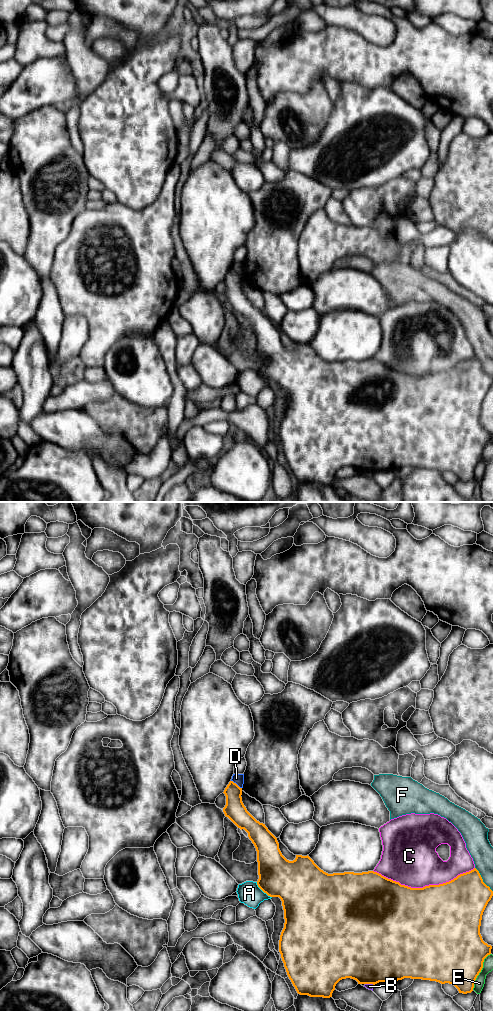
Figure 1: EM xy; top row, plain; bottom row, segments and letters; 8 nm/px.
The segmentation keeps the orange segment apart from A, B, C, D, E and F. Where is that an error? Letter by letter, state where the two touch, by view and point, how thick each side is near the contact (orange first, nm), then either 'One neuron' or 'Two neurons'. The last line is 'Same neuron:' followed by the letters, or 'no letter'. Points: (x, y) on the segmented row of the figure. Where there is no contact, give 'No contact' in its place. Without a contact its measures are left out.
A: Touches orange at xy (263, 891). Thickness 340 nm (orange) against 180 nm. Two neurons
B: Touches orange at xy (369, 983). Thickness 500 nm (orange) against 50 nm. Two neurons
C: Touches orange at xy (423, 887). Thickness 500 nm (orange) against 420 nm. Two neurons
D: Touches orange at xy (235, 783). Thickness 160 nm (orange) against 80 nm. Two neurons
E: Touches orange at xy (480, 971). Thickness 480 nm (orange) against 80 nm. Two neurons
F: Touches orange at xy (482, 879). Thickness 380 nm (orange) against 190 nm. Two neurons
Same neuron: no letter

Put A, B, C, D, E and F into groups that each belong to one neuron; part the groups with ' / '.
A C / B / D / E / F

